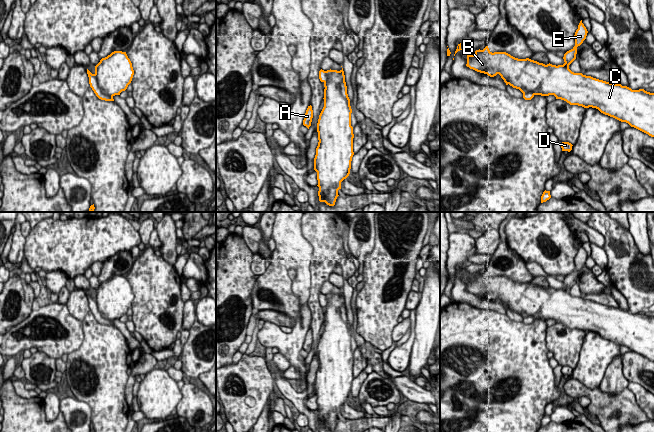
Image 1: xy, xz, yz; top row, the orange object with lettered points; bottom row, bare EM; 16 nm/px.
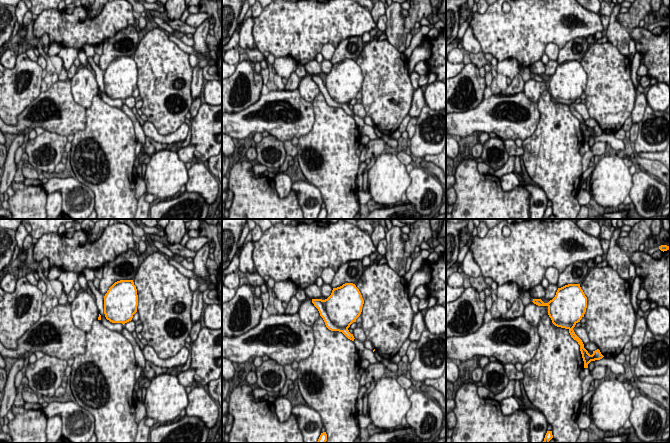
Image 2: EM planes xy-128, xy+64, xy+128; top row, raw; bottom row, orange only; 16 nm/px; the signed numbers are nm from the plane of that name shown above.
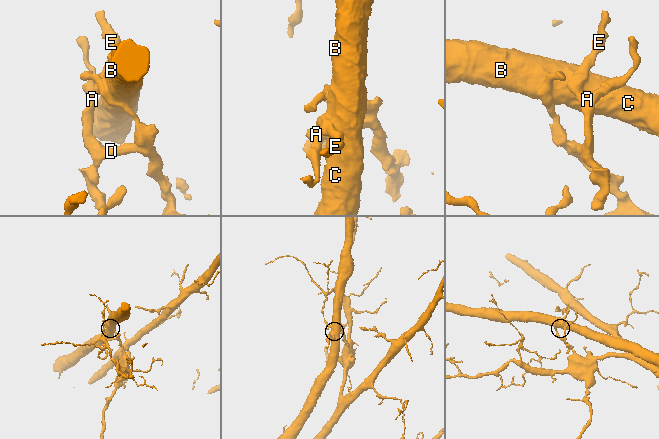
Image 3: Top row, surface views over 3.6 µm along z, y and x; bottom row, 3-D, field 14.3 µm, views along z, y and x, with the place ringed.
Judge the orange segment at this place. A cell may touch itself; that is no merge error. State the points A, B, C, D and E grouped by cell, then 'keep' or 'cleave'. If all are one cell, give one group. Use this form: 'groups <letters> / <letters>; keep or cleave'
groups A B C D E; keep

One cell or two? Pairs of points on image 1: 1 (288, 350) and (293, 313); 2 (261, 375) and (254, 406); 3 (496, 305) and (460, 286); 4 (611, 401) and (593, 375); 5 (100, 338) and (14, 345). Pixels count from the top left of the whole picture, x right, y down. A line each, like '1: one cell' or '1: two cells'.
1: two cells
2: one cell
3: one cell
4: two cells
5: two cells

